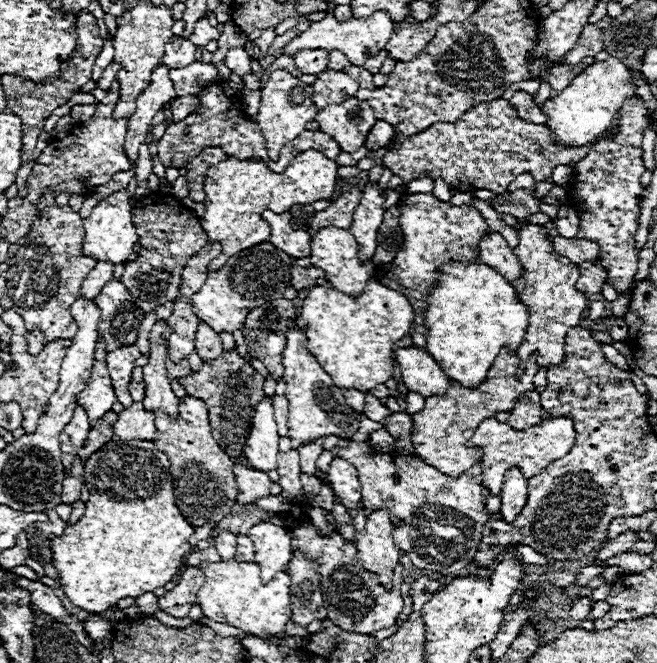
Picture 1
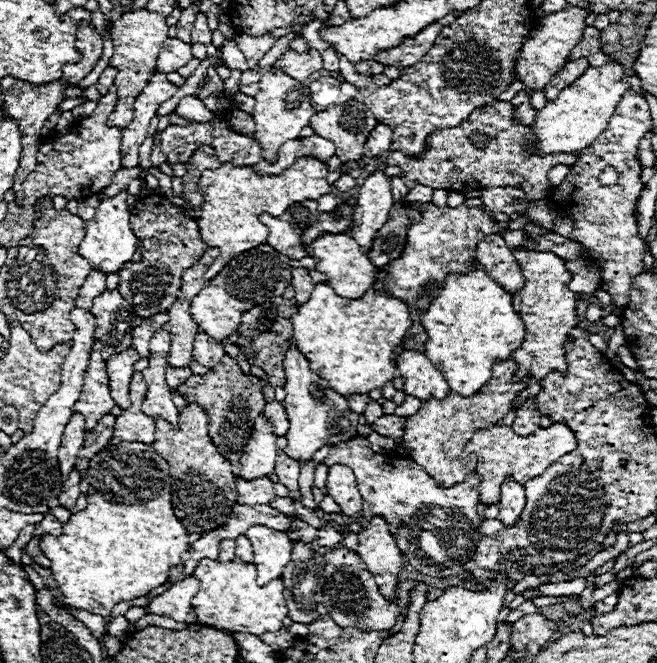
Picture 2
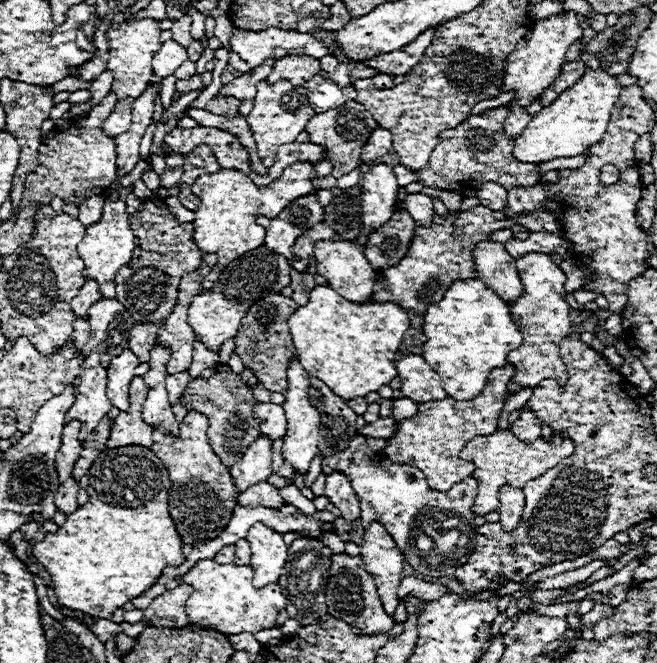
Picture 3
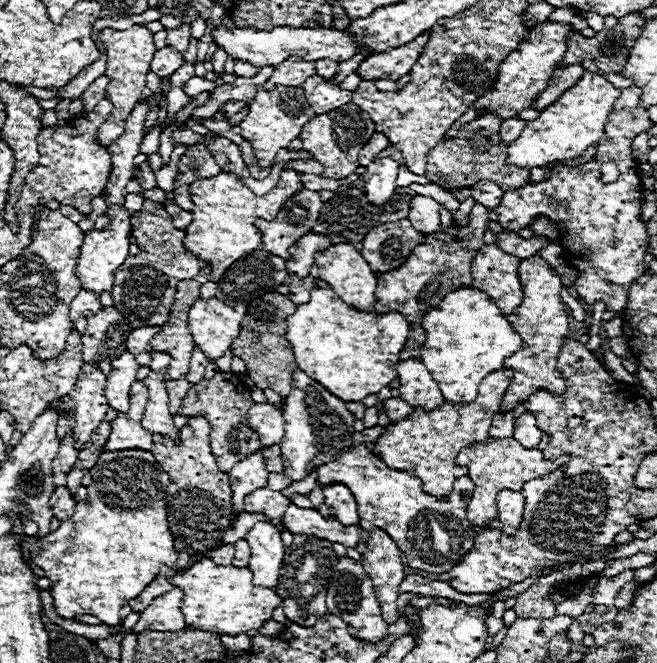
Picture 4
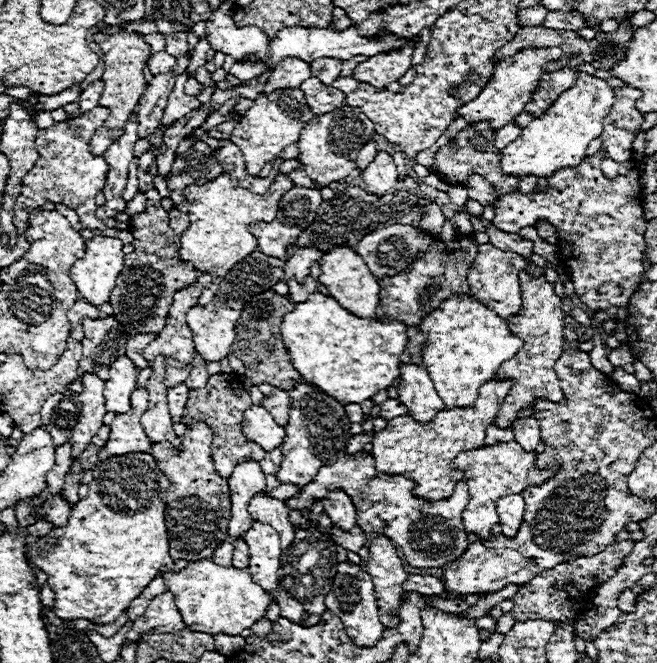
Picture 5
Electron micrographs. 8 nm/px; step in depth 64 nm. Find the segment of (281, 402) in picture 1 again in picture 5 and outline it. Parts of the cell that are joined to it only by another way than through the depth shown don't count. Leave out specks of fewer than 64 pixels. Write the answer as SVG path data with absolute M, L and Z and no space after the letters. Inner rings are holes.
M250 406L244 412L242 432L246 432L246 438L256 442L264 452L278 448L284 438L284 428L280 428L280 424L276 424L276 420L262 406Z

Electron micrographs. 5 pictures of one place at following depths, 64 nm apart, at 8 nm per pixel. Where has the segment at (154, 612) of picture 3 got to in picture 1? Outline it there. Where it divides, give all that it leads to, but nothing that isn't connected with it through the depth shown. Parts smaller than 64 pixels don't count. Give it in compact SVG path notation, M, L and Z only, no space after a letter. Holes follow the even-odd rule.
M188 568L178 584L158 598L158 608L174 618L186 618L190 608L196 604L196 594L204 584L204 576L200 568Z

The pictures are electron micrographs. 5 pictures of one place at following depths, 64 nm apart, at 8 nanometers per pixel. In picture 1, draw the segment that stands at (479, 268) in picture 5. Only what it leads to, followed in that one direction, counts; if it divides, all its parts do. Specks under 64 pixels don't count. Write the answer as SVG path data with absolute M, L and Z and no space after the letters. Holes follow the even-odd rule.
M490 232L486 234L478 244L478 258L494 268L496 272L502 272L502 276L514 284L522 276L522 266L518 258L512 254L512 248L506 244L502 234Z

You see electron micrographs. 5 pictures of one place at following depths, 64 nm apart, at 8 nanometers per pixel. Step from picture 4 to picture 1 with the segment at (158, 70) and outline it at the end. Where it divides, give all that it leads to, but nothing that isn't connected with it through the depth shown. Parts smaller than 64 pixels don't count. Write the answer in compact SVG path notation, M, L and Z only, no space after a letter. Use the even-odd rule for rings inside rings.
M172 36L170 42L164 46L162 64L166 64L170 70L184 68L194 62L194 54L196 54L196 46L190 40L184 40L180 36Z

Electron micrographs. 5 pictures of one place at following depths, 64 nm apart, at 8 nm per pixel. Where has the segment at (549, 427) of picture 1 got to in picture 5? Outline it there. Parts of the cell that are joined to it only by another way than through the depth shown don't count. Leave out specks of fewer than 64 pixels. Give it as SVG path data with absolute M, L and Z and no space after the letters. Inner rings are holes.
M514 440L496 446L482 446L478 450L462 452L454 458L452 468L464 472L464 482L468 484L468 494L470 494L466 512L462 512L462 524L468 534L474 534L480 540L490 538L492 528L498 524L496 500L508 494L520 494L528 486L540 486L554 476L554 470L558 470L558 466L552 470L538 470L534 462L536 462L536 452L524 452L522 446L516 444Z

